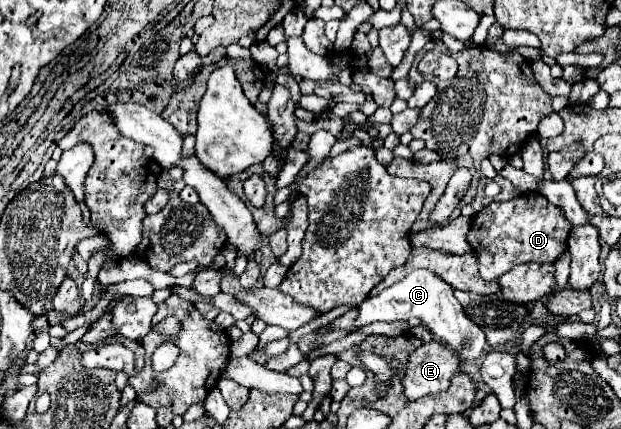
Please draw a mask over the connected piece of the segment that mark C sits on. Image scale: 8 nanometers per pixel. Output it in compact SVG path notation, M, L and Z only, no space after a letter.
M425 269L411 271L395 285L383 289L377 297L367 297L359 305L359 313L351 329L371 325L375 321L407 321L409 317L419 317L435 335L435 339L451 347L459 357L477 359L485 351L487 345L485 333L465 315L461 303L453 297L453 287L449 287L449 283L433 275L433 271L425 271Z

